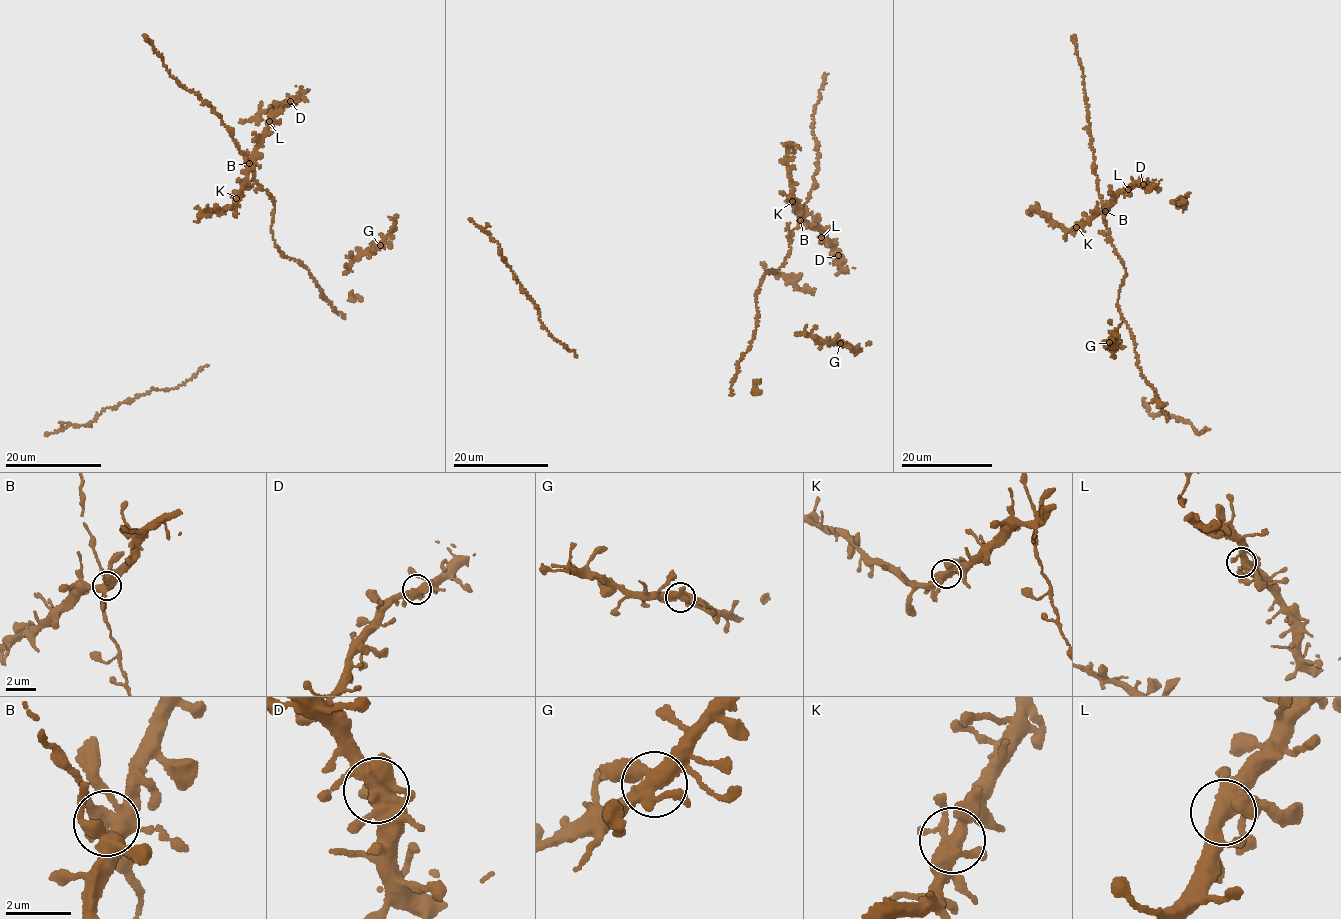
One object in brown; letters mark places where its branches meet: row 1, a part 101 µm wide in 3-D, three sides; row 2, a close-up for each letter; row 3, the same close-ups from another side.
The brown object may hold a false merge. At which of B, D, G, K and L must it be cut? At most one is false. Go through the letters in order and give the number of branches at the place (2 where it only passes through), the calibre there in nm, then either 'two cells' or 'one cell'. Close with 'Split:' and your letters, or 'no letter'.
B: 6 | 440 nm | one cell
D: 6 | 440 nm | one cell
G: 5 | 400 nm | one cell
K: 5 | 400 nm | one cell
L: 6 | 420 nm | one cell
Split: no letter

